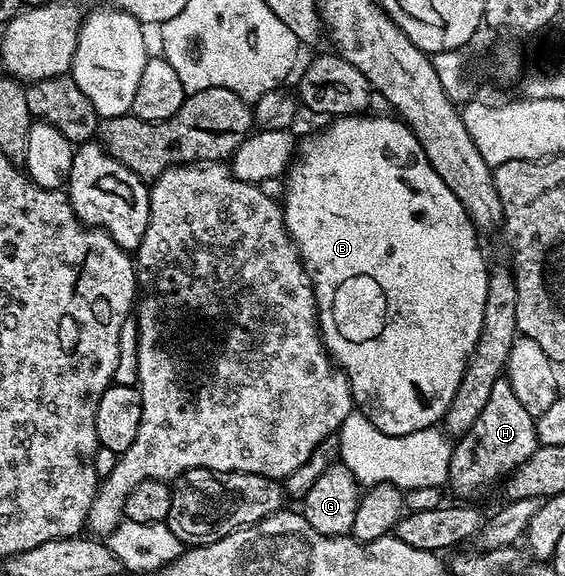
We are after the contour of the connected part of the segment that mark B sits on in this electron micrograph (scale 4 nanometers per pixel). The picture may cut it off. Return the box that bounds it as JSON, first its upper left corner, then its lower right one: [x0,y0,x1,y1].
[284,112,490,436]

